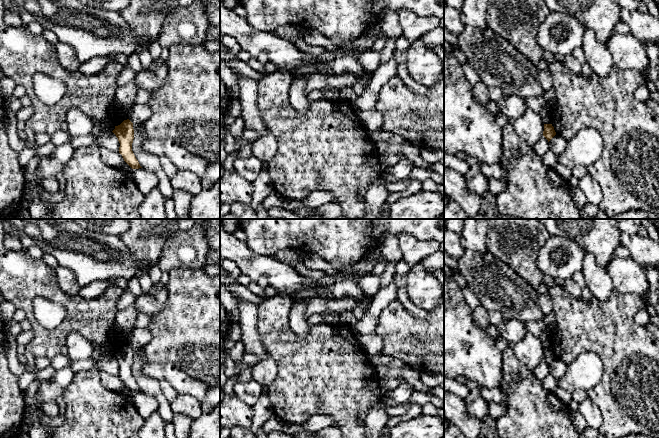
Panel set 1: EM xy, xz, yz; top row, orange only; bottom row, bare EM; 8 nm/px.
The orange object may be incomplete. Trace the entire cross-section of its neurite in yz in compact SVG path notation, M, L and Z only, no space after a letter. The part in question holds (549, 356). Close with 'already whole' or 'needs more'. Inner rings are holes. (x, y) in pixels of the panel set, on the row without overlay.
M544 348L543 360L548 364L548 366L556 359L554 351L552 348Z | already whole

